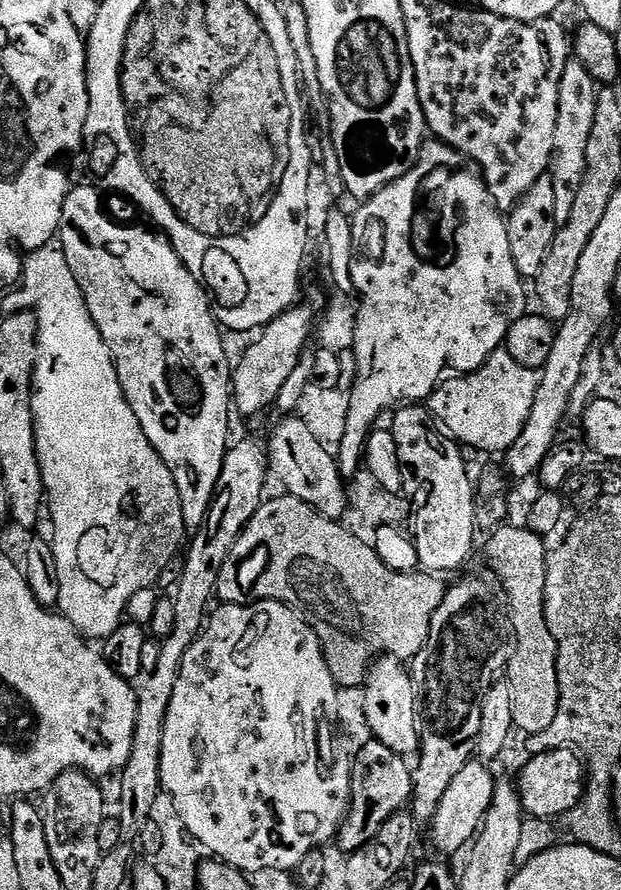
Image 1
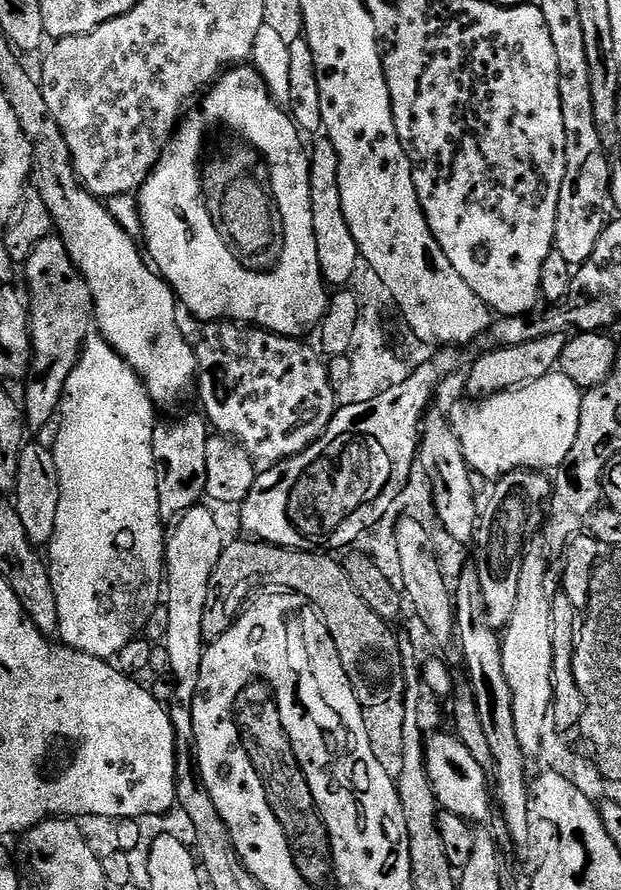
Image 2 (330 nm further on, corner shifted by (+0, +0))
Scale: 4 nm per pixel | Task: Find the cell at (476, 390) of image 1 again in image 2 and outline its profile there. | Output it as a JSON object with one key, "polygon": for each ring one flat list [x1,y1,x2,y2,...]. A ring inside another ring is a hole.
{"polygon":[[555,370,548,376,538,378,523,387,511,388,488,399,469,403,469,408,460,408,450,416,450,423,464,451,468,467,477,477,485,476,489,482,516,472,520,468,533,470,555,470,570,454,574,440,578,438,580,415,582,414,582,398,584,392,566,374]]}

